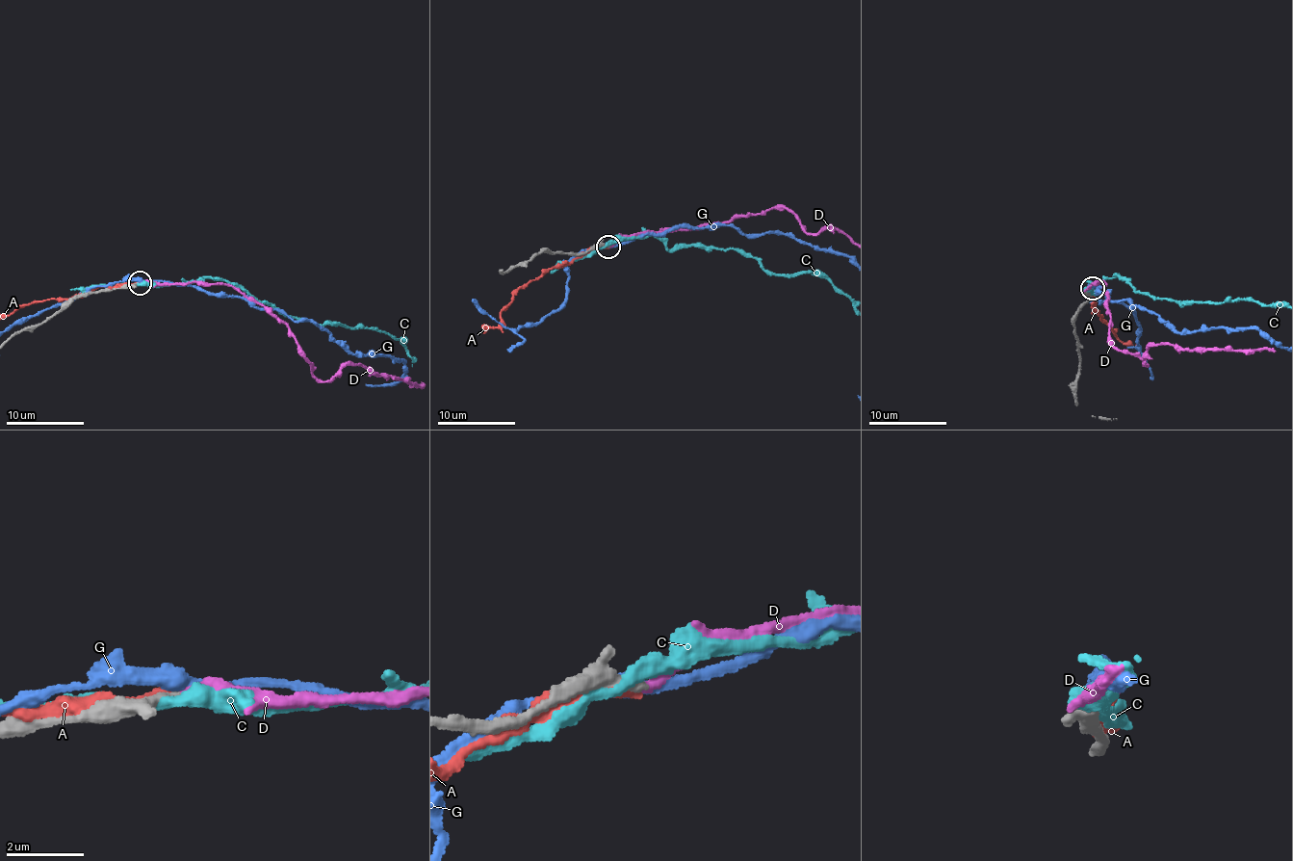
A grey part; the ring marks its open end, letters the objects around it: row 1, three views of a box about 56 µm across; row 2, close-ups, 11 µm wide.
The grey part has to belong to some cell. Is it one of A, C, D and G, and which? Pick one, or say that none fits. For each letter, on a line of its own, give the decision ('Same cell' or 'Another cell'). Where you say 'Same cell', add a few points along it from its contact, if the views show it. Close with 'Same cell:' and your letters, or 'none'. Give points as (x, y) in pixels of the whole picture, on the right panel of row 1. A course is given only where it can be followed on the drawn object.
A: Another cell
C: Another cell
D: Same cell
G: Another cell
Same cell: D

